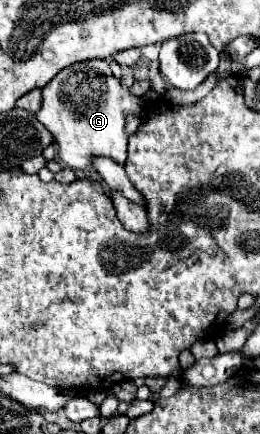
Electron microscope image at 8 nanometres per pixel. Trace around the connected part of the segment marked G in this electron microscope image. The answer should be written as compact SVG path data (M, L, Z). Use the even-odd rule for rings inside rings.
M91 59L67 67L61 75L57 75L57 79L53 79L53 83L49 83L49 87L43 89L43 105L37 119L51 131L59 147L59 161L63 167L73 171L91 171L97 155L109 157L121 167L125 165L129 135L121 113L127 117L141 115L143 111L145 101L129 87L121 85L121 81L111 73L109 61Z

